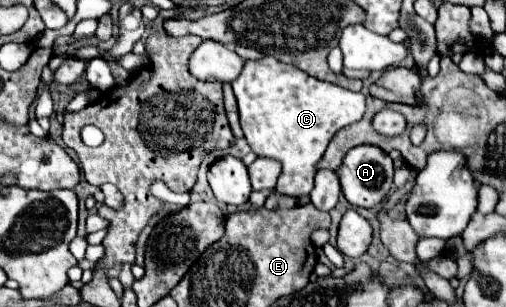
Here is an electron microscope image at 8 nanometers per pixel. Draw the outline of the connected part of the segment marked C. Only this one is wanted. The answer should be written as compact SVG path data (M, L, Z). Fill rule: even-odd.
M275 57L245 61L241 75L231 85L239 105L243 137L257 157L269 157L281 163L283 171L275 189L295 199L311 193L317 163L321 161L333 135L359 121L365 113L363 93L305 75L301 69L285 65Z

